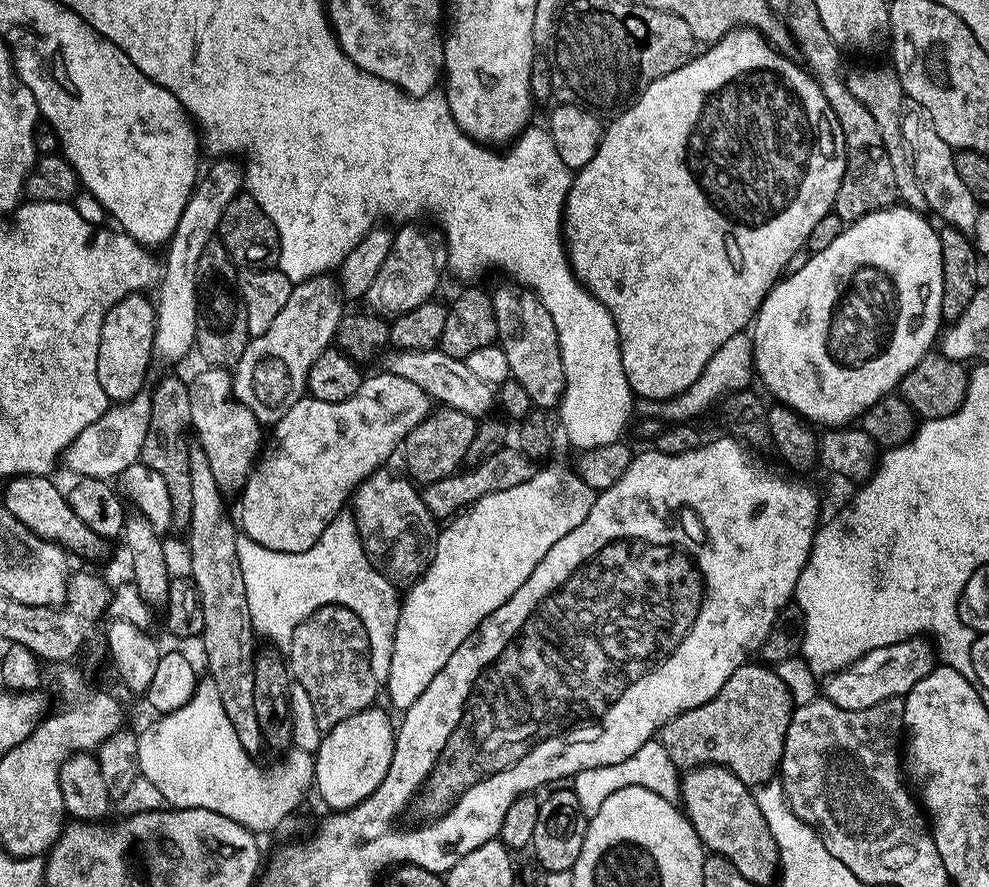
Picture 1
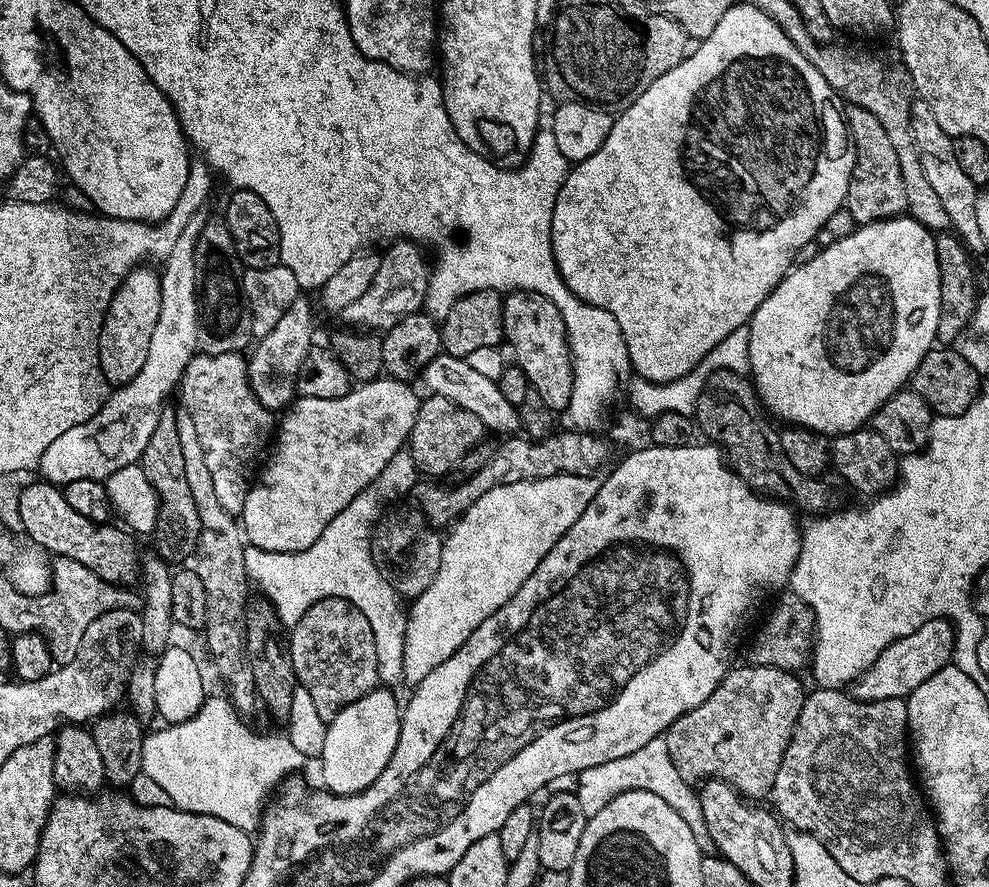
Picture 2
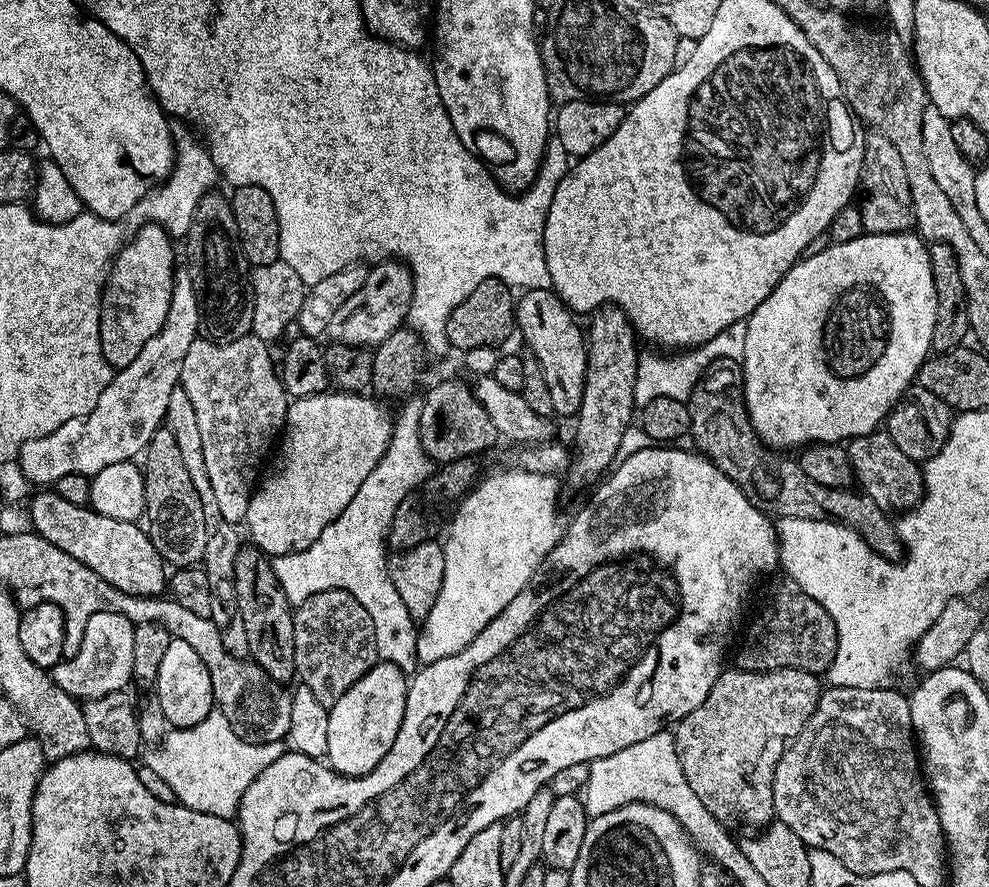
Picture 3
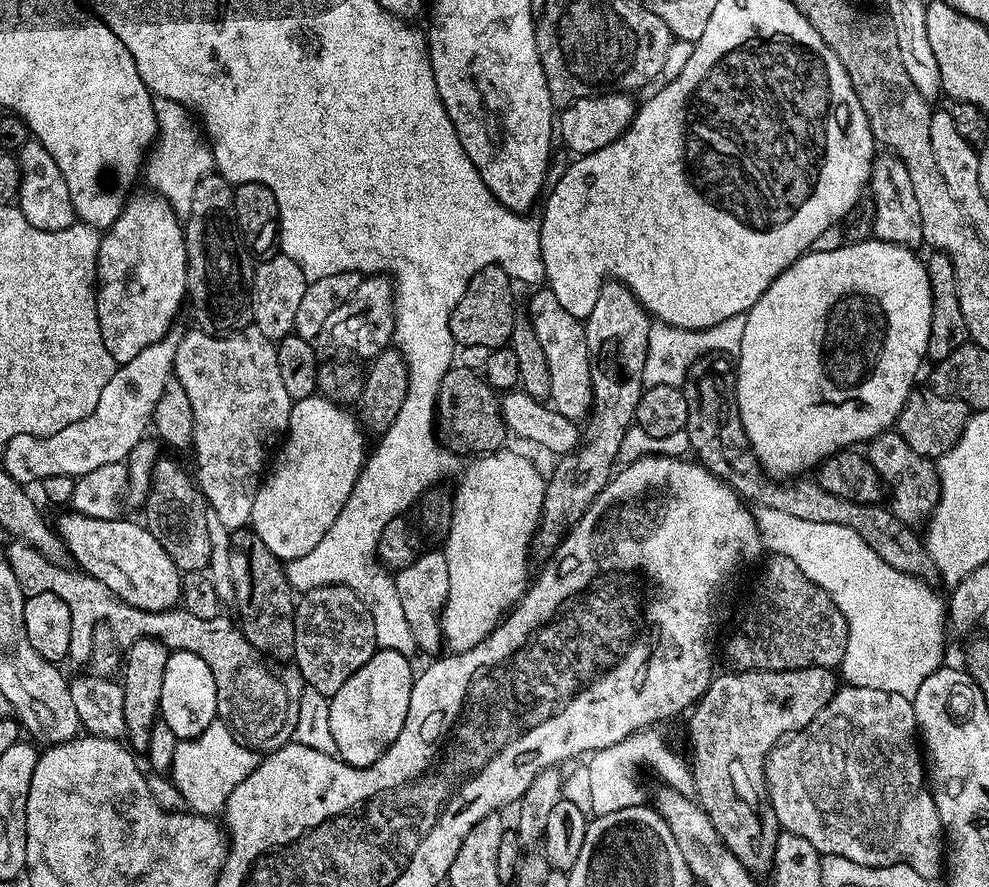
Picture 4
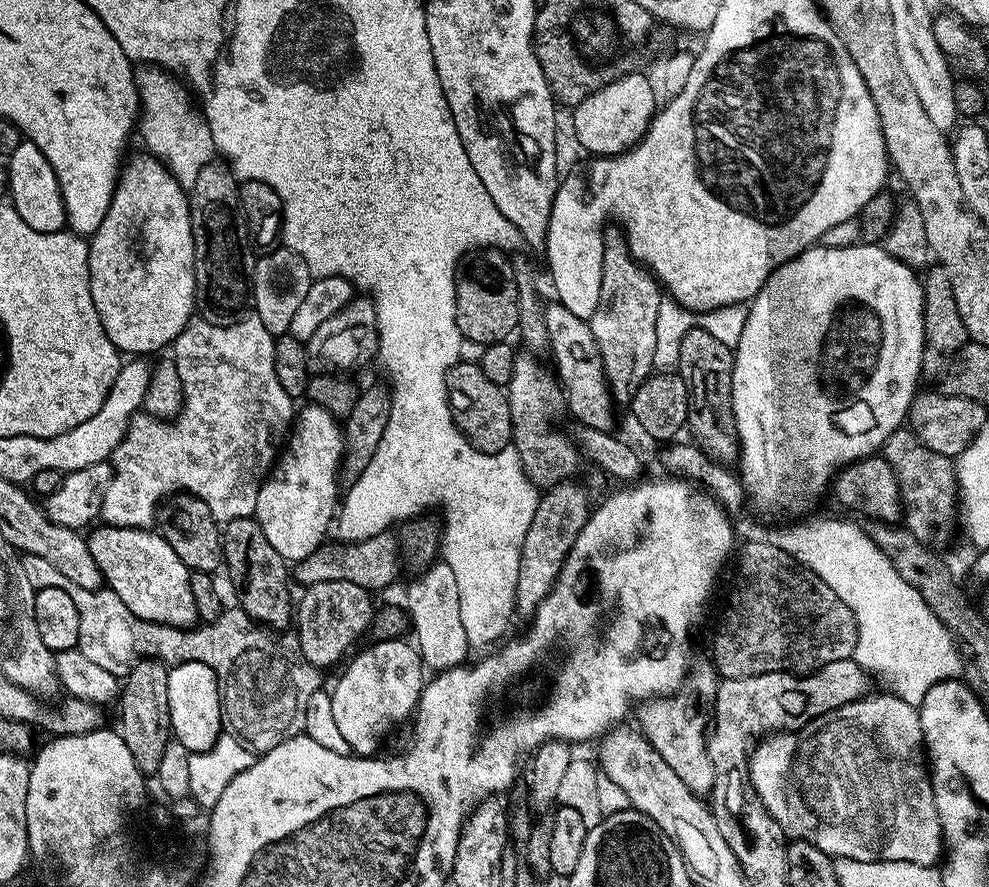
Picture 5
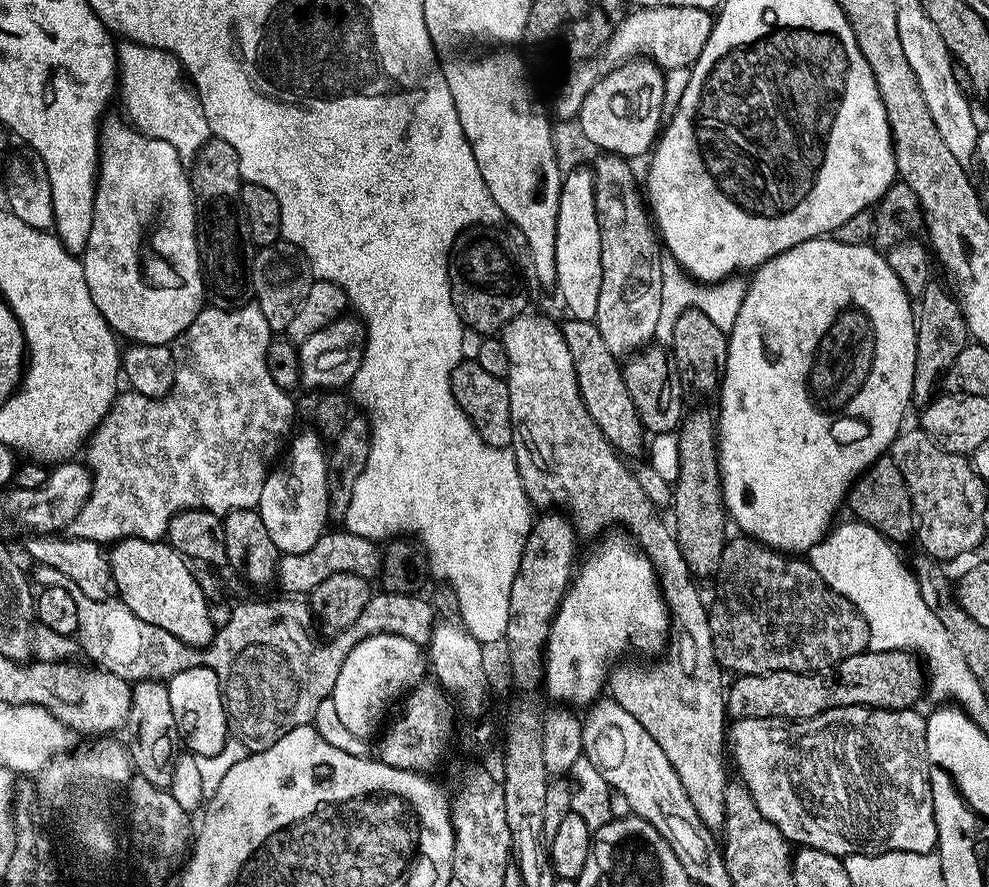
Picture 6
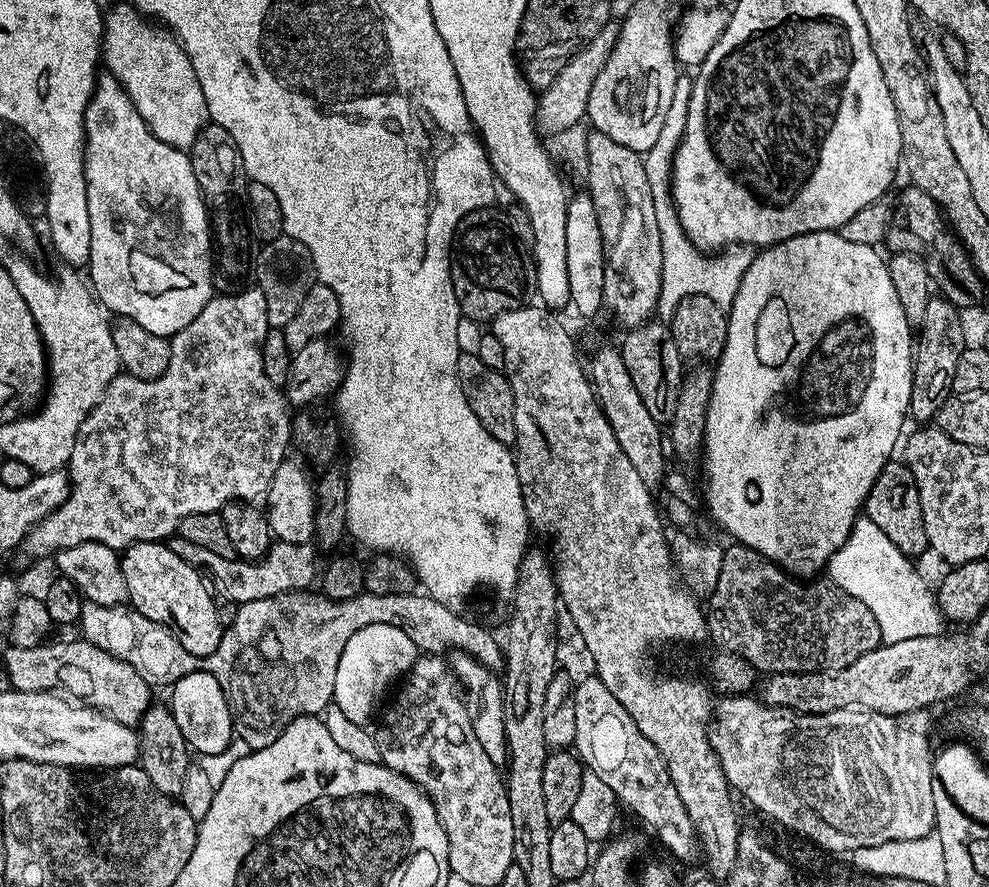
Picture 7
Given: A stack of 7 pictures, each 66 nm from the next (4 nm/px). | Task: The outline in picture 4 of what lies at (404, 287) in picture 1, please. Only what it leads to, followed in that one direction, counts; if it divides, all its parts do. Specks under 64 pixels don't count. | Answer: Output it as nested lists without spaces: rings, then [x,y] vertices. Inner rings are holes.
[[[368,274],[347,296],[348,301],[345,304],[329,311],[328,317],[314,334],[315,343],[321,353],[328,352],[324,354],[351,354],[356,358],[377,356],[383,348],[393,343],[397,335],[396,293],[393,281],[384,274]]]

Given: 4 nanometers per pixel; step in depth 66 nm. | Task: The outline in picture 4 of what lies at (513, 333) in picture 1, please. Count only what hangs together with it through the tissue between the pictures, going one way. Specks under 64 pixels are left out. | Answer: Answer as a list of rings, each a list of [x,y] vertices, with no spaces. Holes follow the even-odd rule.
[[[540,286],[533,292],[536,293],[528,300],[526,315],[532,320],[533,330],[546,354],[551,379],[550,404],[563,417],[575,422],[583,421],[592,409],[591,364],[584,325],[577,316],[562,310],[551,288]]]

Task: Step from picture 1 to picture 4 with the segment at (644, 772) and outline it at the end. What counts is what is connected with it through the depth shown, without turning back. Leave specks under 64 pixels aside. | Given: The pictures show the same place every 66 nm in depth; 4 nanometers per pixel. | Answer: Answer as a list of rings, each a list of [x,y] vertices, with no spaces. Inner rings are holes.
[[[641,730],[635,732],[632,736],[627,736],[622,742],[618,742],[609,748],[603,748],[597,752],[591,753],[587,757],[588,763],[588,804],[587,807],[592,807],[591,815],[593,817],[605,816],[606,814],[614,814],[614,810],[626,810],[627,808],[639,808],[645,803],[644,788],[640,785],[640,780],[636,777],[636,768],[642,766],[649,768],[654,775],[660,780],[665,780],[664,784],[669,789],[675,789],[677,792],[685,794],[693,791],[692,769],[687,763],[680,761],[675,750],[656,733],[656,730]]]

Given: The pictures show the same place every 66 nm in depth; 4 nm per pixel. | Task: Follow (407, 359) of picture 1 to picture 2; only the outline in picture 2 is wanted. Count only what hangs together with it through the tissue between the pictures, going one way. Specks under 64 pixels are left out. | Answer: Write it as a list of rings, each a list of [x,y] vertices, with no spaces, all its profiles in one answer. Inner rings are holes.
[[[441,352],[424,368],[423,380],[433,395],[448,398],[456,405],[462,406],[464,410],[468,410],[470,414],[477,415],[478,420],[489,433],[496,432],[502,434],[501,436],[512,436],[521,429],[519,407],[506,399],[497,381],[471,369],[467,359]]]

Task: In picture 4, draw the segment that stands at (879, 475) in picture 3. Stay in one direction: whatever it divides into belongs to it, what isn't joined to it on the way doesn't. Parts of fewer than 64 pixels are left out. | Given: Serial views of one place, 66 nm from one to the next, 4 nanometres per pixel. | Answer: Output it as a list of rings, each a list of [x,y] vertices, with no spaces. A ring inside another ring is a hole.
[[[889,430],[867,441],[866,455],[874,470],[880,475],[880,483],[886,493],[887,507],[909,526],[923,525],[940,501],[940,474],[937,465],[927,456],[914,454],[910,446],[896,431]]]

